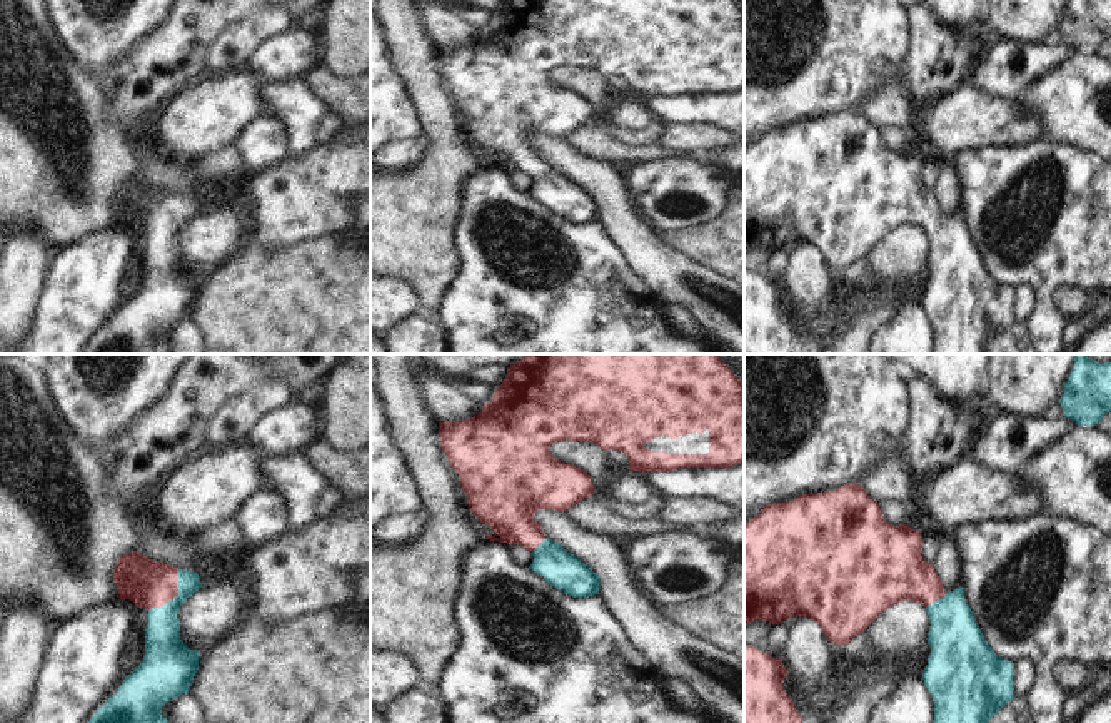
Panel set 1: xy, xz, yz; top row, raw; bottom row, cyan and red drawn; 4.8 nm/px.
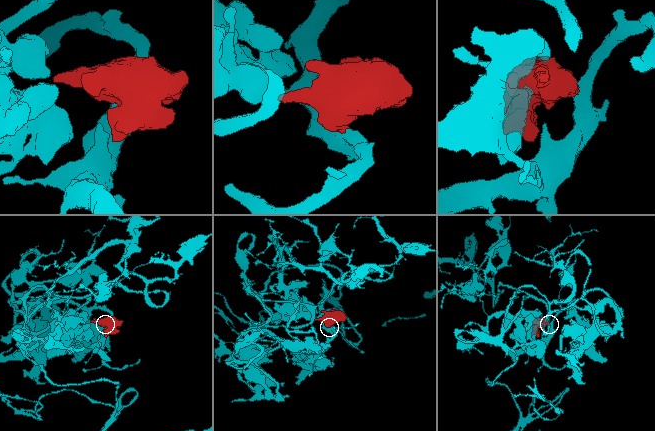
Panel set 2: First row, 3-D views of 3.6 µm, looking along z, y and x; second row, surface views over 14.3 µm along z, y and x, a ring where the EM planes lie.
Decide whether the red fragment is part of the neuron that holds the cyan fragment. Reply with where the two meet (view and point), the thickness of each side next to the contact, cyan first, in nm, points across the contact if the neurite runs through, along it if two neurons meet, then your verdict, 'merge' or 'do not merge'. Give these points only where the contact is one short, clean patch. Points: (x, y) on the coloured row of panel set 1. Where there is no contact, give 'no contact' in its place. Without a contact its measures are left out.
meets cyan in xy at (175, 596); 180 nm thick on the cyan side, 220 nm on the other; runs through xy (164, 647), (164, 608), (175, 596), (167, 588), (149, 583); merge

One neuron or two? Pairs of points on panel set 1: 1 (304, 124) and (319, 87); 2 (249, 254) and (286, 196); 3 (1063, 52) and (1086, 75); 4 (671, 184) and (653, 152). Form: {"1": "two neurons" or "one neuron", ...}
{"1": "two neurons", "2": "two neurons", "3": "two neurons", "4": "two neurons"}

